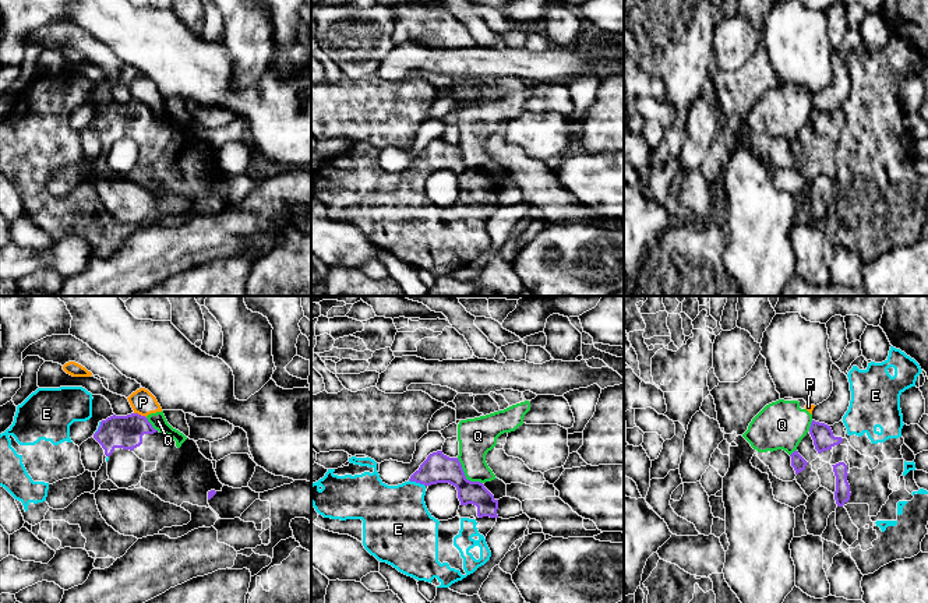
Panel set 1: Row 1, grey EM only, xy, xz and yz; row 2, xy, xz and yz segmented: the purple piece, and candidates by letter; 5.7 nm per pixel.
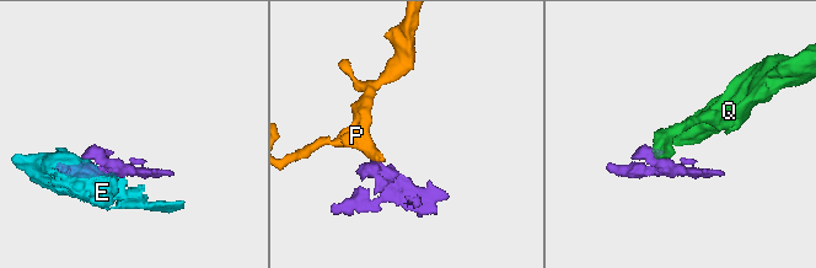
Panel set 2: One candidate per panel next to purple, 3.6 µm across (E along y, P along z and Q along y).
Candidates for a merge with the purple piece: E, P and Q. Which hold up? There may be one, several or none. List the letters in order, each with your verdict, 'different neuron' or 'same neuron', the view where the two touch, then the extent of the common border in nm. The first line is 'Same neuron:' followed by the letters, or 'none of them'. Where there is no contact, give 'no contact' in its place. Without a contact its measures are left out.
Same neuron: E
E: same neuron | xz | 100 nm
P: different neuron | xy | 80 nm
Q: different neuron | xz | 220 nm

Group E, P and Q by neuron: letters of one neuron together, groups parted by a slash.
E / P Q

